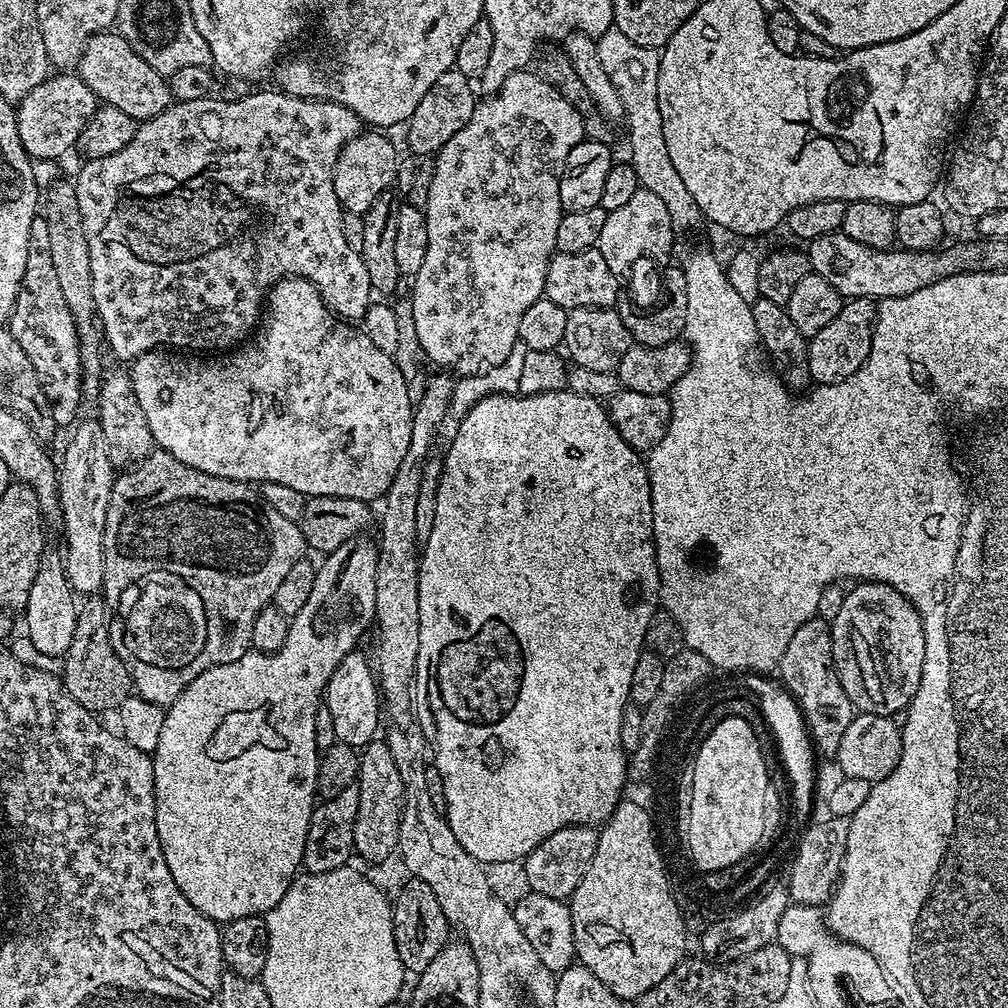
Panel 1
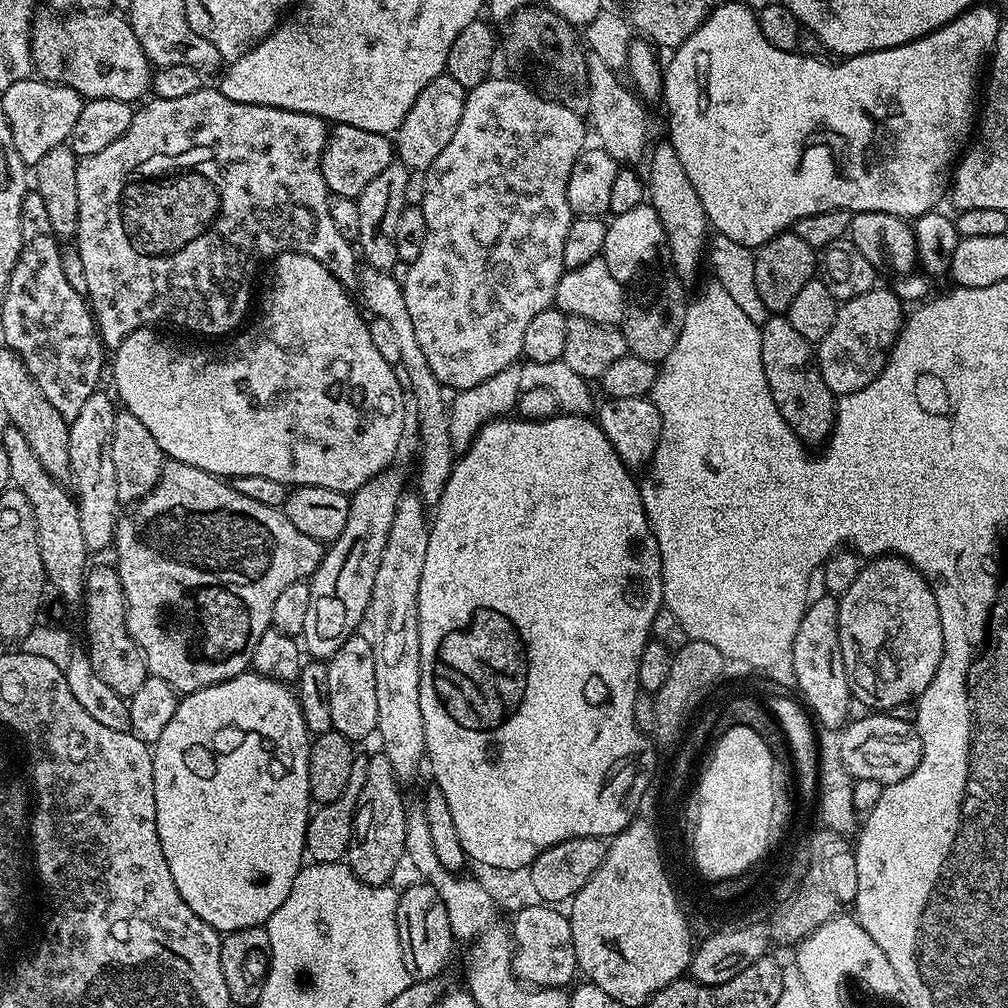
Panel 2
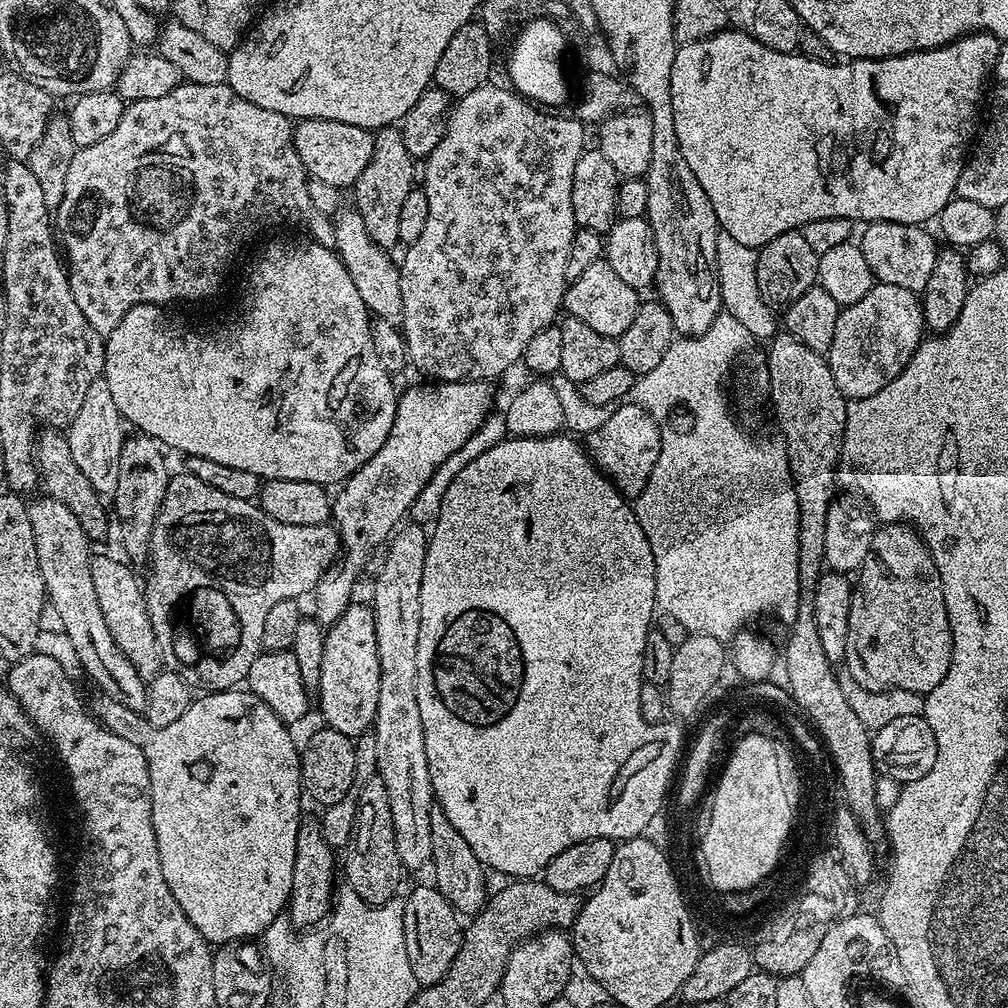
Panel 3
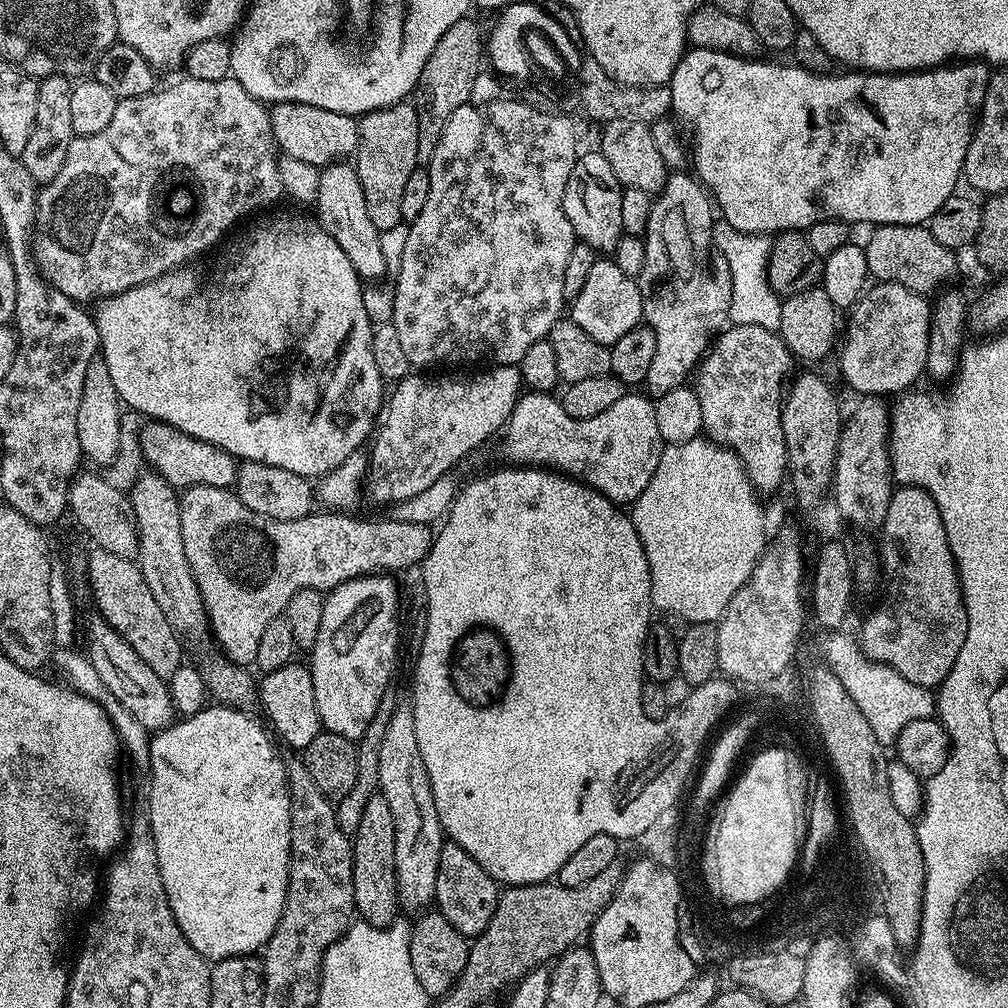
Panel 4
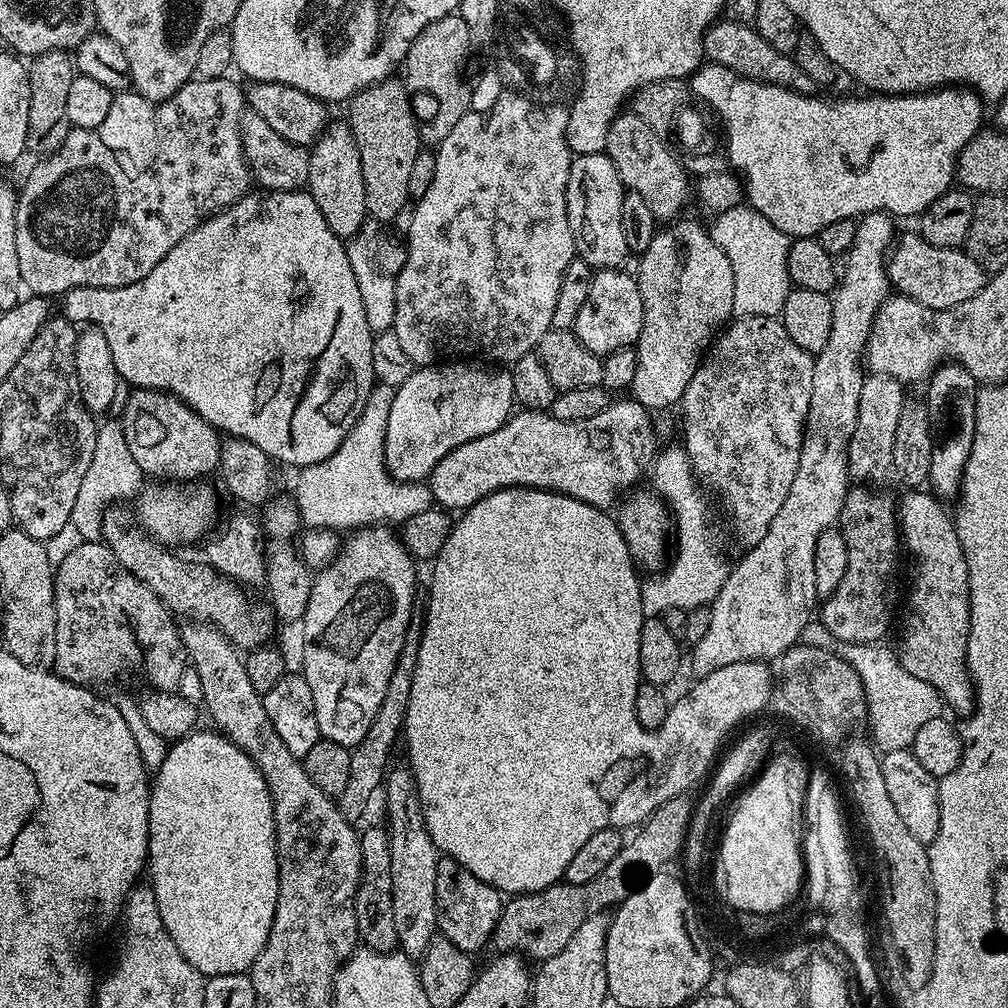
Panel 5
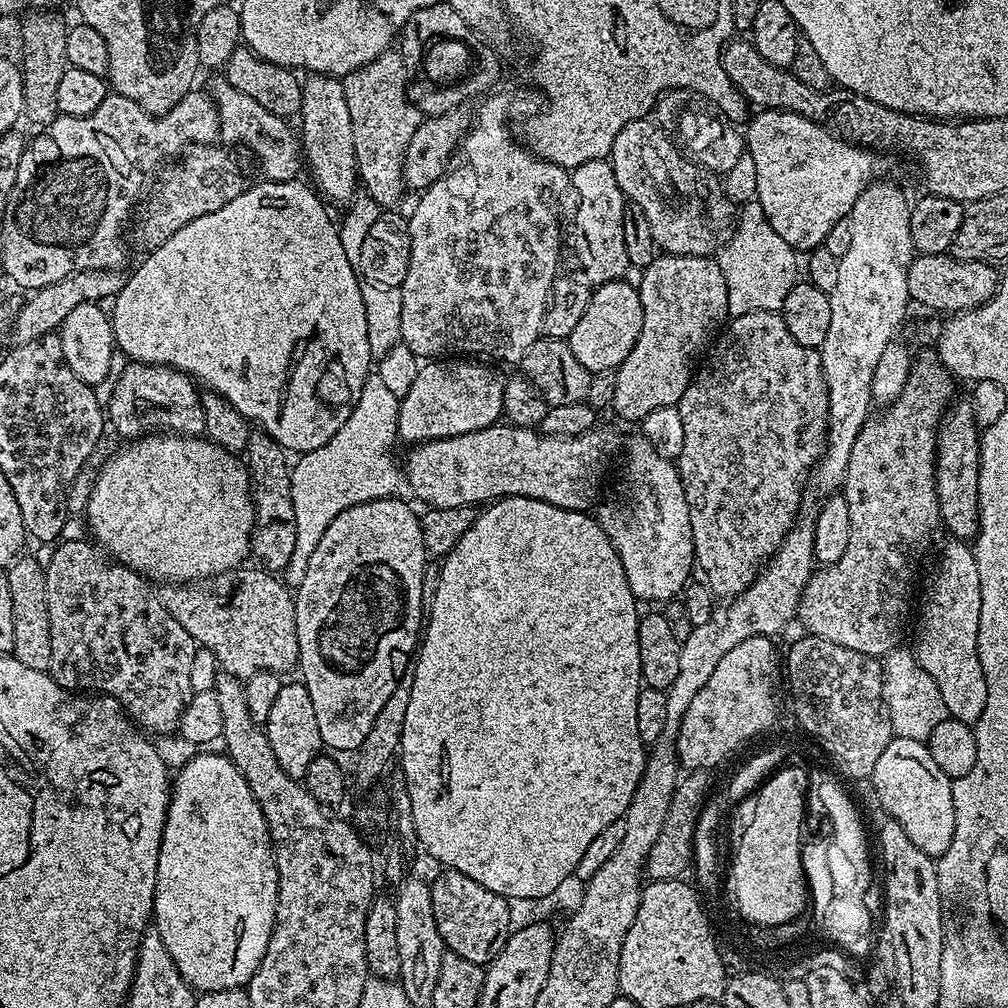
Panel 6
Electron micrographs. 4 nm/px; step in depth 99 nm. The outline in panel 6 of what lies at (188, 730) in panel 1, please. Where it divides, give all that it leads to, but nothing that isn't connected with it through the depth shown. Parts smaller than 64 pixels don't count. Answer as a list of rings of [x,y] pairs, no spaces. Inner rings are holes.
[[[436,358],[416,369],[414,386],[400,397],[397,437],[409,445],[425,440],[441,440],[458,434],[470,434],[501,419],[502,390],[505,377],[499,376],[488,362],[476,358]],[[204,750],[187,761],[175,773],[172,780],[172,797],[168,799],[168,817],[162,834],[162,846],[158,854],[158,874],[156,875],[156,893],[152,903],[152,920],[154,930],[166,942],[166,950],[170,950],[170,958],[174,958],[174,966],[178,966],[178,972],[182,978],[197,993],[217,992],[218,990],[230,990],[231,988],[244,988],[250,981],[252,975],[258,970],[260,960],[266,954],[266,946],[270,942],[272,927],[276,921],[276,899],[280,889],[280,875],[276,869],[276,862],[273,859],[274,849],[272,836],[268,833],[268,823],[250,790],[246,786],[246,778],[229,760],[227,755],[216,750]]]

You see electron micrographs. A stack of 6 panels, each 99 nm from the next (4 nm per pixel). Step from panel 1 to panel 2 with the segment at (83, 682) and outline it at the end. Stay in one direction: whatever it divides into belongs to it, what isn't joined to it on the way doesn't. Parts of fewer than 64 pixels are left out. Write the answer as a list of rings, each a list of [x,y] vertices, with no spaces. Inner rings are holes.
[[[104,564],[89,567],[84,581],[84,632],[88,635],[88,660],[96,671],[96,676],[112,692],[123,698],[131,698],[134,690],[146,682],[150,674],[144,665],[144,656],[136,645],[136,639],[126,626],[126,602],[122,582],[115,567]]]

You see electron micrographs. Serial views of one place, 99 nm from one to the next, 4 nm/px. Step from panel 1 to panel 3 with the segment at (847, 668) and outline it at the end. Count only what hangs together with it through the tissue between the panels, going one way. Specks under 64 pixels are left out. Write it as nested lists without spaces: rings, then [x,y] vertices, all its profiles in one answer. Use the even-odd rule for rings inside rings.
[[[880,524],[876,533],[873,535],[870,552],[866,555],[866,560],[858,571],[858,577],[852,589],[852,601],[850,602],[850,630],[846,638],[846,654],[843,663],[848,664],[847,674],[851,681],[860,684],[866,691],[878,692],[886,691],[891,688],[901,688],[906,691],[919,692],[927,694],[934,690],[934,686],[938,686],[938,682],[942,682],[942,678],[946,678],[946,670],[952,661],[952,627],[950,626],[950,618],[946,610],[946,602],[944,601],[944,585],[942,583],[941,569],[937,568],[934,558],[928,552],[928,545],[925,544],[923,537],[910,524]]]

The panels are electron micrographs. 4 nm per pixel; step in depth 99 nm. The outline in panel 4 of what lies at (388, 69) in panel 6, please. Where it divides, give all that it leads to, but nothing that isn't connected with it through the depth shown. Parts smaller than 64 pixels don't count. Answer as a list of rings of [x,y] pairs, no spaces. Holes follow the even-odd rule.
[[[399,102],[386,105],[385,108],[375,108],[359,117],[360,143],[354,153],[354,167],[358,174],[358,182],[362,184],[362,194],[366,200],[366,214],[370,222],[381,234],[388,234],[391,228],[401,227],[400,211],[402,210],[402,190],[406,190],[406,181],[410,174],[417,171],[420,160],[420,123],[413,105]]]

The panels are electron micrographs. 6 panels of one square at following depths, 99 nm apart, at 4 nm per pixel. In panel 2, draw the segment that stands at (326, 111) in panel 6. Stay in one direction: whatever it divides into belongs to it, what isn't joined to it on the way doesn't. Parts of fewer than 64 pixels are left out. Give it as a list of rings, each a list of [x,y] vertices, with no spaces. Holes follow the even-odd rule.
[[[361,267],[358,272],[359,299],[364,299],[363,307],[375,318],[383,318],[394,329],[398,341],[403,379],[407,391],[416,399],[416,428],[420,431],[420,469],[416,472],[415,491],[425,509],[434,510],[442,498],[442,490],[446,490],[446,482],[452,473],[454,453],[448,429],[449,401],[444,400],[446,389],[434,378],[434,370],[426,366],[426,354],[422,354],[422,346],[418,346],[418,338],[414,335],[414,326],[410,323],[410,310],[406,310],[406,298],[399,279],[392,277],[391,271],[383,272],[377,268]]]

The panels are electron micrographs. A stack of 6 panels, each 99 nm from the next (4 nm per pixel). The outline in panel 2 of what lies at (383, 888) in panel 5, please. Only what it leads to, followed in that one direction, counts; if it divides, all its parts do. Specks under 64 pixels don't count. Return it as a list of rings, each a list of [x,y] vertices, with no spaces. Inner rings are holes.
[[[383,752],[367,757],[365,764],[366,782],[359,795],[355,821],[352,823],[351,842],[345,859],[348,868],[360,881],[367,885],[386,886],[405,855],[405,818],[408,808],[402,800],[400,781],[393,774],[390,760]]]

